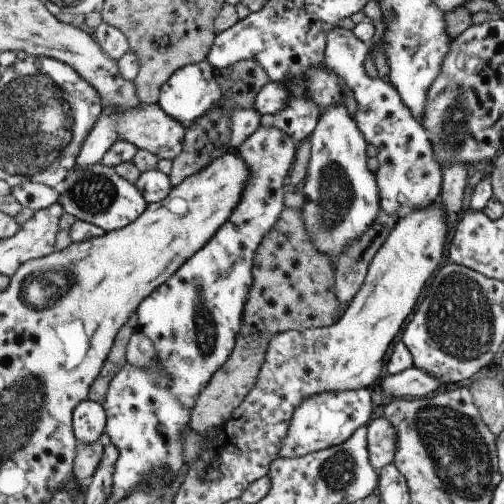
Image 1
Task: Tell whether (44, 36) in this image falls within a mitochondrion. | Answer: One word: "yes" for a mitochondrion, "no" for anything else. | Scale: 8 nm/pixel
no

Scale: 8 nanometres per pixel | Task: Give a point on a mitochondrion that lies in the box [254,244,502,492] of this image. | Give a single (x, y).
(459, 320)

